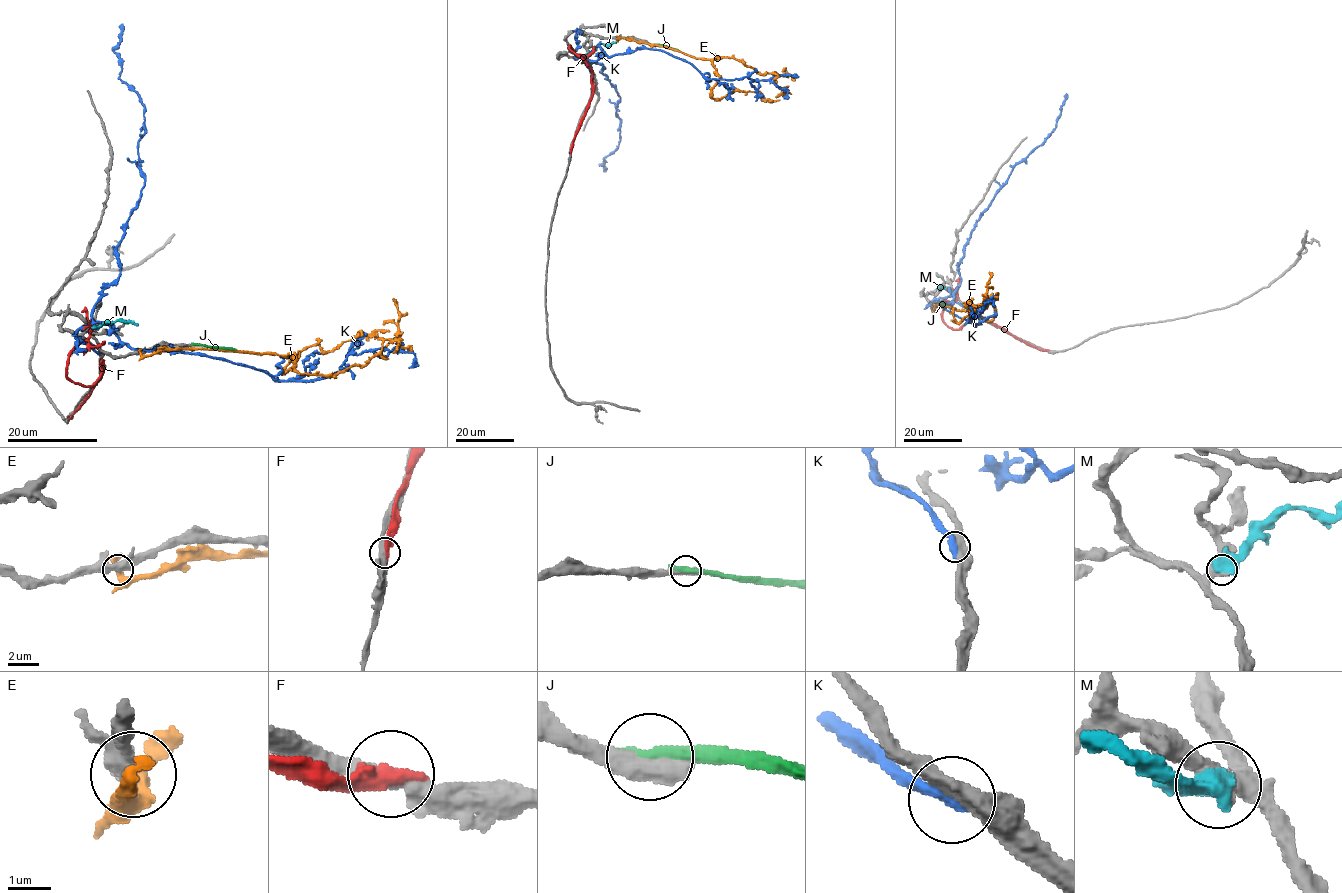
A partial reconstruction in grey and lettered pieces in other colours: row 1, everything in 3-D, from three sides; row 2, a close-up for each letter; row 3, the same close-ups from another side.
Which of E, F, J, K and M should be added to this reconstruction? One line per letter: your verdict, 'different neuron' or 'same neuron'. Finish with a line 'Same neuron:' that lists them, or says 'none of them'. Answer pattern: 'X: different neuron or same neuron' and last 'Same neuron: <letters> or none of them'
E: different neuron
F: different neuron
J: different neuron
K: different neuron
M: different neuron
Same neuron: none of them

